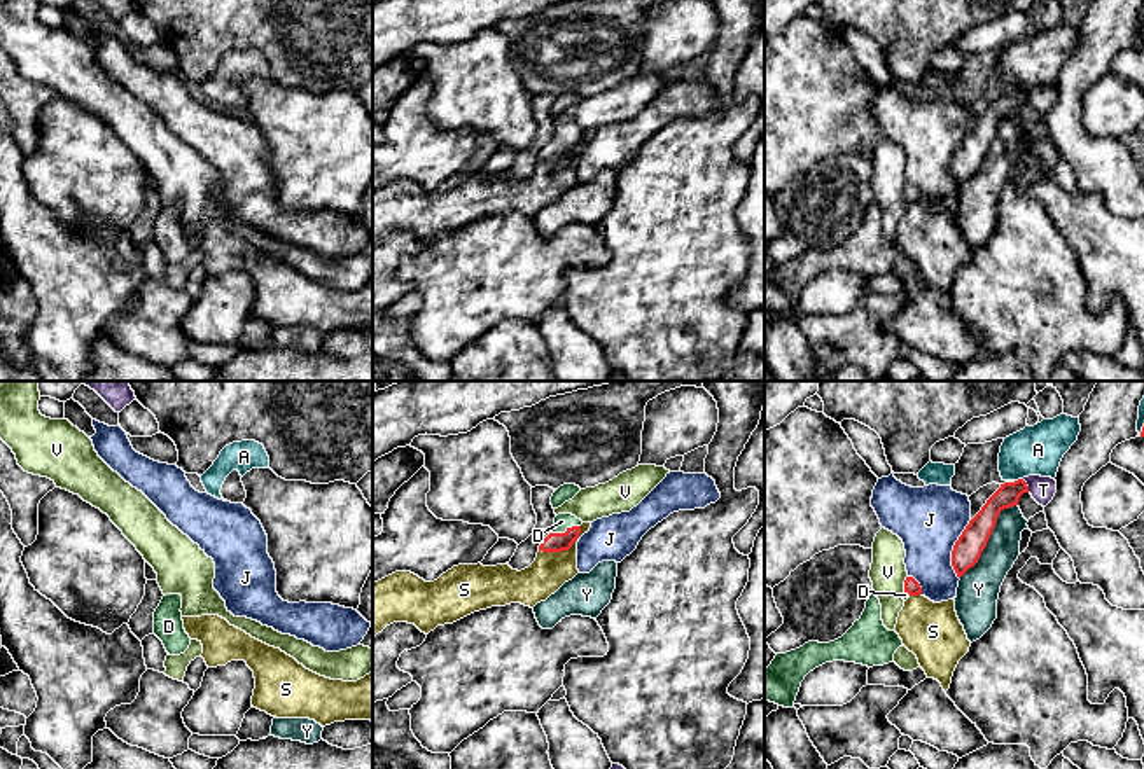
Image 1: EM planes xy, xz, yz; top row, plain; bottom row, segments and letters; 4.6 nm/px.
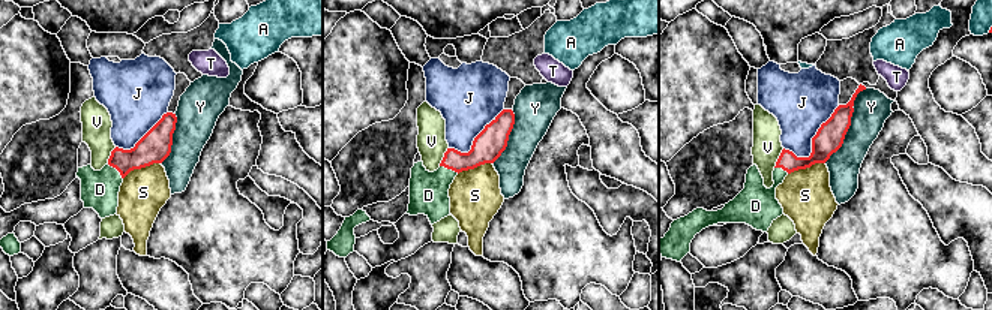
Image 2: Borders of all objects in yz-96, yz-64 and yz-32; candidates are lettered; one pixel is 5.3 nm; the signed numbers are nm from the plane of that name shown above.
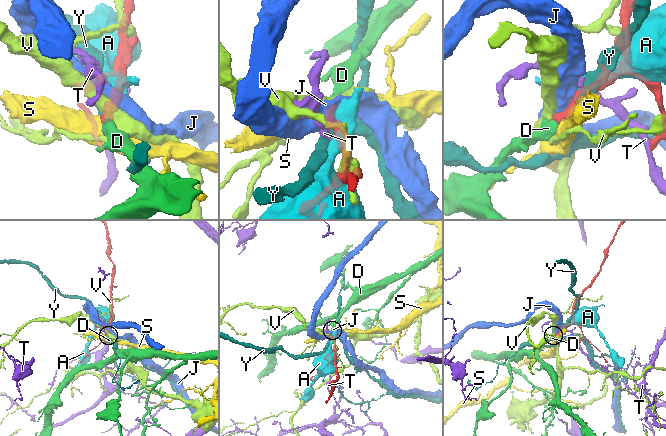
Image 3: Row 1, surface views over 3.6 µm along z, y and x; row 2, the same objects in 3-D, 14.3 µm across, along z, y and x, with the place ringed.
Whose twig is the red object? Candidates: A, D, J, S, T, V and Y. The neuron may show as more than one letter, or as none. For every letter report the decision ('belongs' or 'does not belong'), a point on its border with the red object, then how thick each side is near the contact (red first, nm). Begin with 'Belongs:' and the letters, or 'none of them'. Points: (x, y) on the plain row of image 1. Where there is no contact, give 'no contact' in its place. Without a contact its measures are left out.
Belongs: D
A: does not belong; contact yz (1018, 88); calibres 110 and 220 nm
D: belongs; contact xz (567, 138); calibres 100 and 80 nm
J: does not belong; contact yz (954, 158); calibres 130 and 320 nm
S: does not belong; contact xz (564, 158); calibres 100 and 170 nm
T: does not belong; contact yz (1027, 95); calibres 110 and 120 nm
V: does not belong; contact yz (905, 193); calibres 70 and 160 nm
Y: does not belong; contact yz (989, 145); calibres 130 and 190 nm

